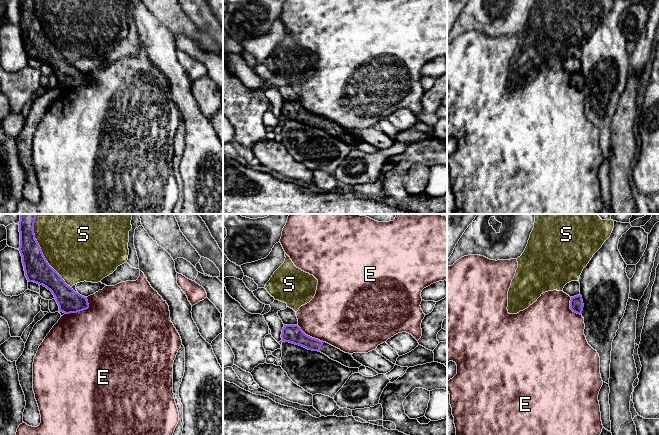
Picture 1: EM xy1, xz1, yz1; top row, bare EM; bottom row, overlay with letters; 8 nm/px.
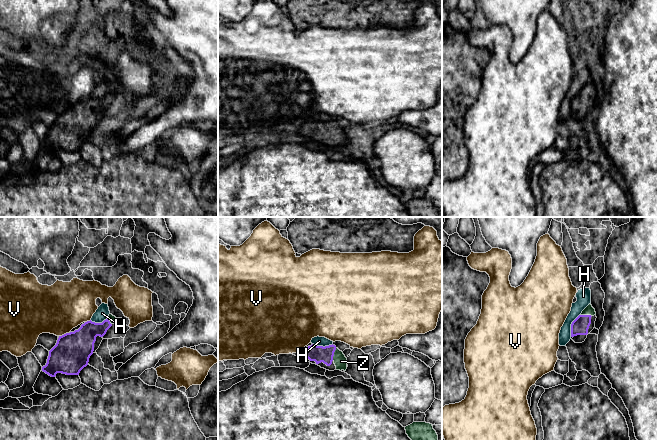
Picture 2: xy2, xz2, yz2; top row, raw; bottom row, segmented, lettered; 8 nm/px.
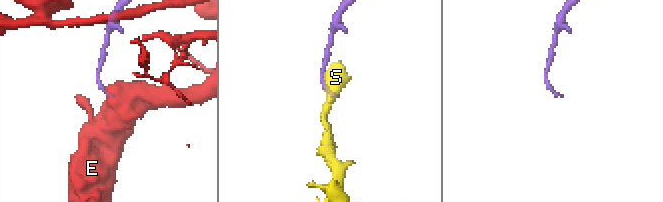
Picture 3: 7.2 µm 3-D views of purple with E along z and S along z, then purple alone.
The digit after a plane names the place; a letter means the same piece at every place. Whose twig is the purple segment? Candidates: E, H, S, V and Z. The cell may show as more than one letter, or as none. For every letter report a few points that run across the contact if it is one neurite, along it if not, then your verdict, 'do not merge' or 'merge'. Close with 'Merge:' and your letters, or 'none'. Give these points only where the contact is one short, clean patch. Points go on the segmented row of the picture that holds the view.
E: line xy1 (87, 298), (87, 308), (65, 314); do not merge
H: do not merge
S: do not merge
V: do not merge
Z: line xz2 (319, 354), (333, 354), (340, 361); merge
Merge: Z

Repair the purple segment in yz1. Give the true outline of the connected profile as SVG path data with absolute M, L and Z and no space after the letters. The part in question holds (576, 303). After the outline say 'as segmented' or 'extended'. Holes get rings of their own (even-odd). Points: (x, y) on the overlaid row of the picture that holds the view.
M577 295L577 296L571 297L570 309L573 312L581 315L582 311L583 311L583 307L584 307L584 304L583 304L583 300L582 300L582 296L581 295Z | as segmented

